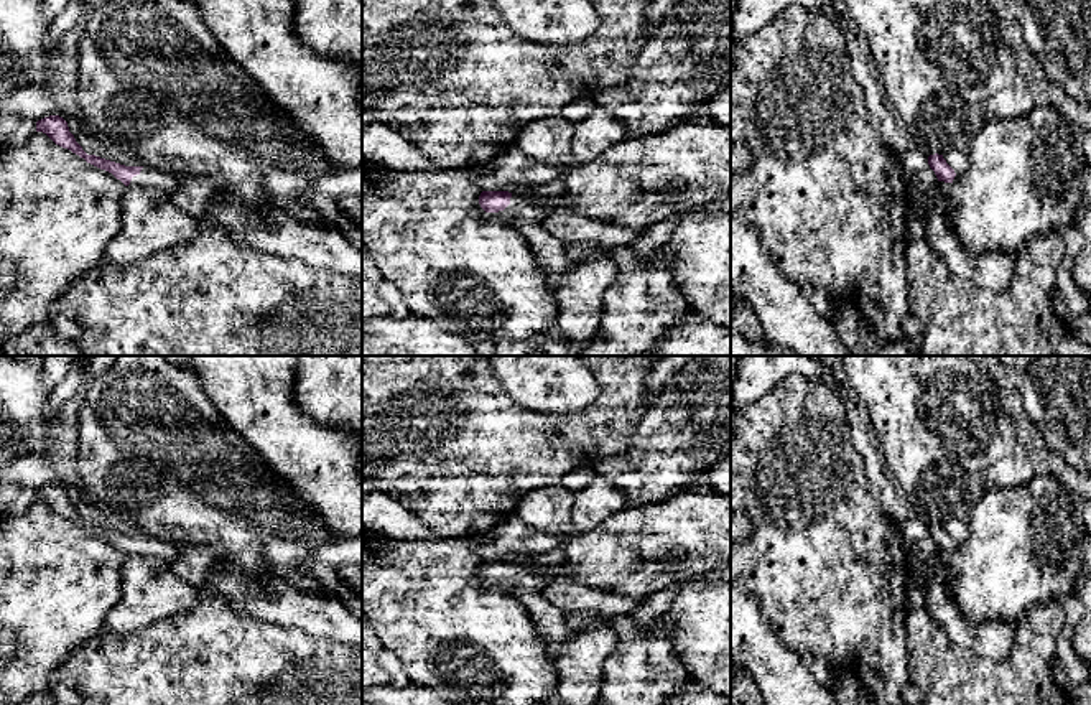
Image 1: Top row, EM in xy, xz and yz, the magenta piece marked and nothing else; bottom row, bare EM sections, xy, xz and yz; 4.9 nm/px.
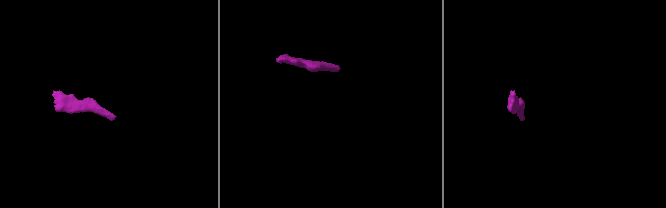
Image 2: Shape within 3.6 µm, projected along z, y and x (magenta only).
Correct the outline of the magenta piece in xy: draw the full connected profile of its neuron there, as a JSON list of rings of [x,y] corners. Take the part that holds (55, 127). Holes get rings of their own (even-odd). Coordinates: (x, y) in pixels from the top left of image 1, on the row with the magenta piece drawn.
[[[49,115],[36,122],[36,132],[46,133],[56,145],[71,150],[87,163],[112,173],[125,186],[148,188],[171,198],[178,189],[178,176],[148,166],[125,166],[95,155],[87,155],[69,132],[67,122],[59,115]]]

